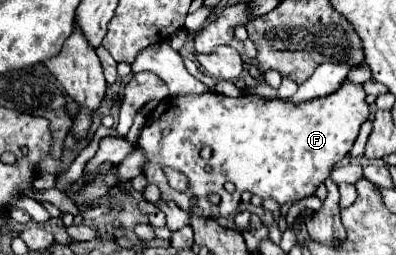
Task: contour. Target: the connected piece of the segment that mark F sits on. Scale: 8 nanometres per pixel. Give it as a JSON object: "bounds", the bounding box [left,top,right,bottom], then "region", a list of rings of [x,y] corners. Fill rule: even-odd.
{"bounds":[137,81,369,219],"region":[[[345,81],[335,93],[313,99],[307,103],[291,103],[283,99],[263,99],[257,95],[241,95],[241,97],[227,97],[221,93],[201,93],[201,95],[181,95],[181,97],[167,97],[163,99],[151,115],[147,115],[147,125],[141,129],[141,135],[137,139],[137,147],[143,149],[147,163],[143,165],[143,175],[149,185],[157,185],[161,191],[161,201],[175,201],[179,209],[203,215],[207,219],[219,219],[219,217],[231,217],[237,215],[241,205],[241,193],[251,191],[253,195],[259,195],[261,199],[273,199],[279,205],[299,201],[307,195],[311,195],[333,169],[335,163],[339,163],[349,149],[353,147],[361,123],[365,123],[369,117],[369,105],[365,103],[365,91],[361,85],[353,85]],[[161,131],[169,131],[167,137],[161,137]],[[209,145],[213,149],[211,159],[201,157],[201,147]],[[163,167],[171,167],[175,171],[181,171],[187,177],[187,189],[175,191],[169,185],[169,179],[163,171]],[[231,181],[235,185],[235,193],[225,191],[225,183]],[[217,193],[221,197],[219,205],[213,205],[209,201],[209,195]],[[197,195],[199,203],[191,205],[189,197]]]}

